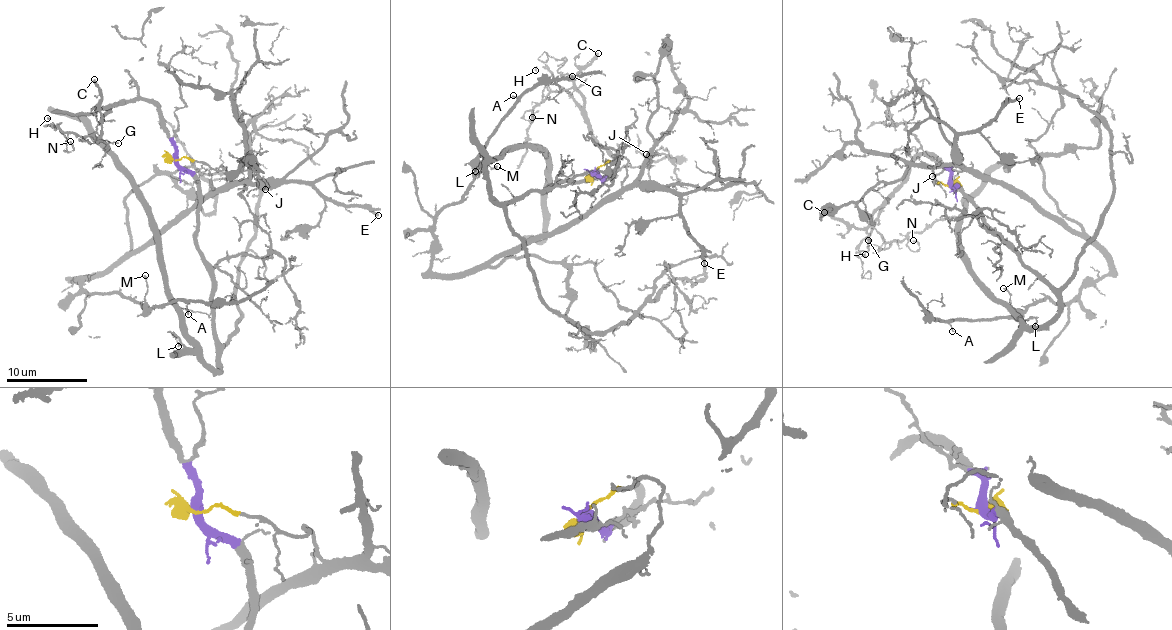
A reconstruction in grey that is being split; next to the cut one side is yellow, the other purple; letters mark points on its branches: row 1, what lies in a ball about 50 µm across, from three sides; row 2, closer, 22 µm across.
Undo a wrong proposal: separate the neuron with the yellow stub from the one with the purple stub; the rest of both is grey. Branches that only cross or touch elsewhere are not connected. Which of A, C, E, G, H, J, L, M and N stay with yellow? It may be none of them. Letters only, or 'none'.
A, E, J, M

